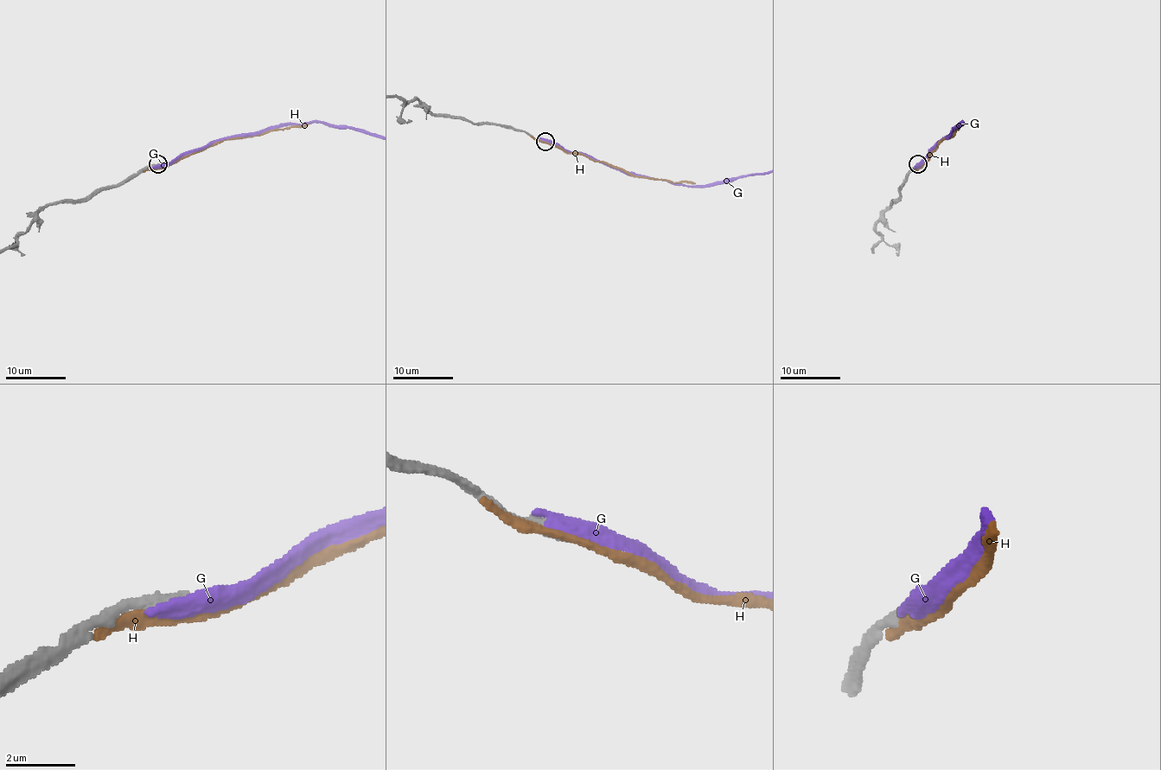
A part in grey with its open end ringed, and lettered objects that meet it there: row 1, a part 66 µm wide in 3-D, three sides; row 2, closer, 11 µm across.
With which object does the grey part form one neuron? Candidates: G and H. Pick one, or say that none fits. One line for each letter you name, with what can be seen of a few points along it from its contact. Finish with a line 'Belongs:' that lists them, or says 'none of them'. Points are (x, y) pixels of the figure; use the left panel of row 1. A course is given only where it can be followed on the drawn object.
Belongs: none of them

